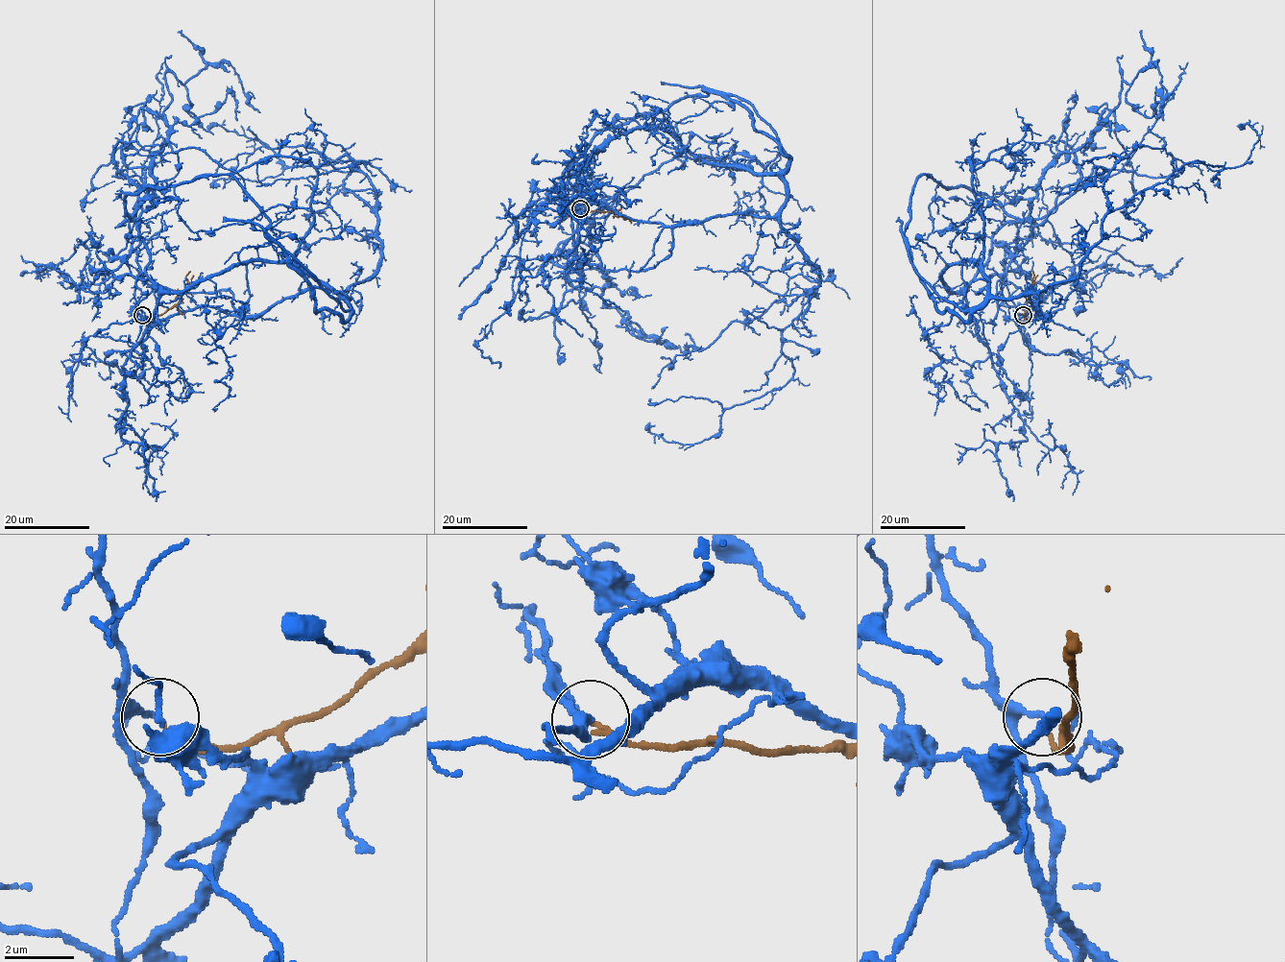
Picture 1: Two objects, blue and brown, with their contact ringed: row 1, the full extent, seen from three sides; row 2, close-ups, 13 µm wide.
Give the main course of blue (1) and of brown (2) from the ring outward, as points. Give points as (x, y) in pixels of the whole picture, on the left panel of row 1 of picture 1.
1: (141, 315), (137, 345), (375, 270), (355, 162), (283, 168), (211, 126)
2: (141, 315), (154, 318), (172, 308), (189, 285), (185, 276), (190, 271)

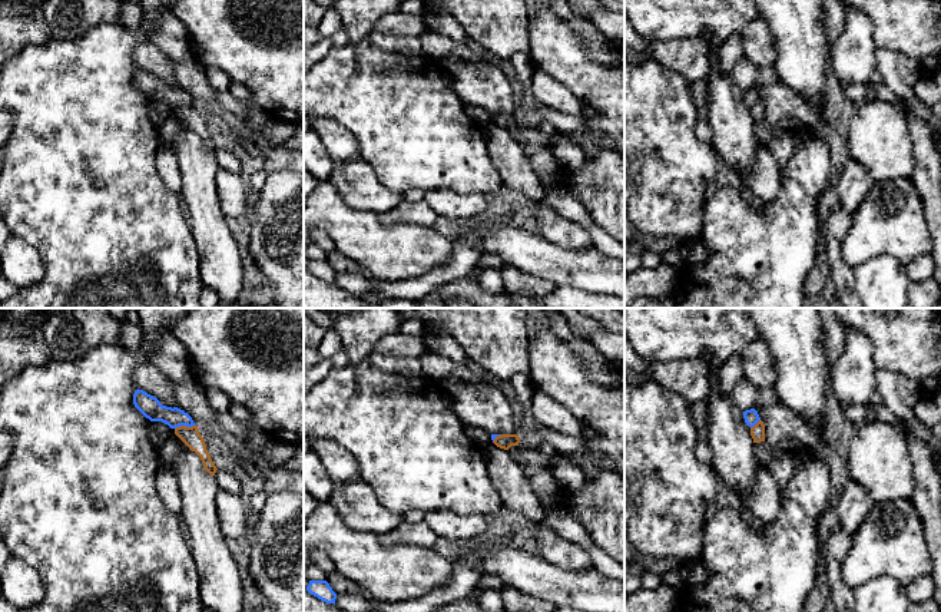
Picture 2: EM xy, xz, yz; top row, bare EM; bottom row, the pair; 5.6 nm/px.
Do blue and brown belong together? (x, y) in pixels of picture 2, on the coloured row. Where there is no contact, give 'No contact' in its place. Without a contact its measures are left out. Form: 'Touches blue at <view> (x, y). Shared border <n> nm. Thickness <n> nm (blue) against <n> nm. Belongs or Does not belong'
Touches blue at xy (185, 424). Shared border 120 nm. Thickness 120 nm (blue) against 100 nm. Does not belong

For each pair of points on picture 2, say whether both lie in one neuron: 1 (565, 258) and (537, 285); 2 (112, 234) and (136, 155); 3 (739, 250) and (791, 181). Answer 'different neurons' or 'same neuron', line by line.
1: different neurons
2: same neuron
3: same neuron

